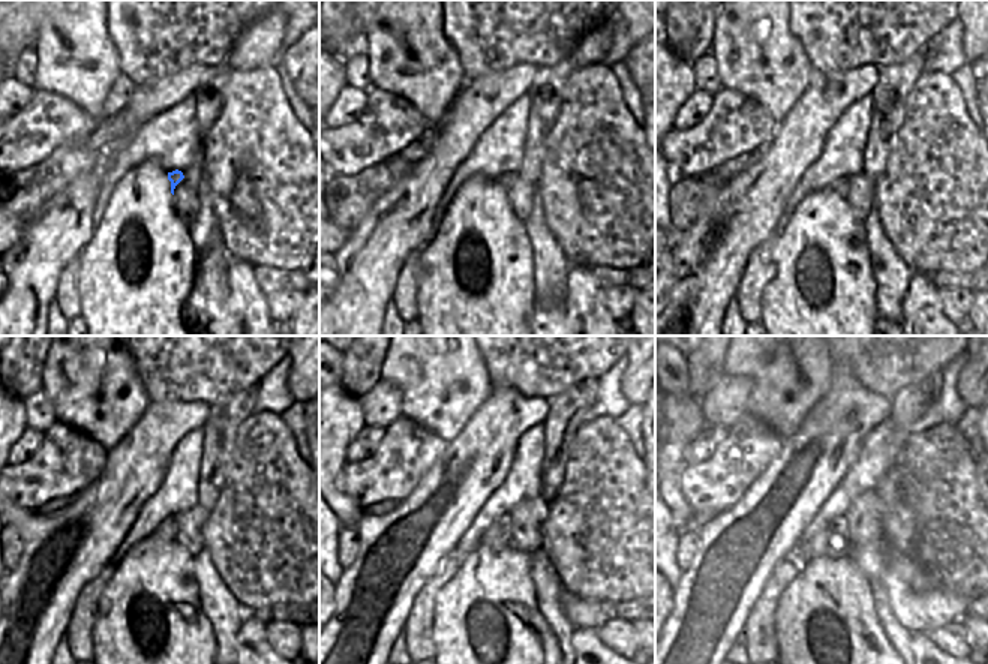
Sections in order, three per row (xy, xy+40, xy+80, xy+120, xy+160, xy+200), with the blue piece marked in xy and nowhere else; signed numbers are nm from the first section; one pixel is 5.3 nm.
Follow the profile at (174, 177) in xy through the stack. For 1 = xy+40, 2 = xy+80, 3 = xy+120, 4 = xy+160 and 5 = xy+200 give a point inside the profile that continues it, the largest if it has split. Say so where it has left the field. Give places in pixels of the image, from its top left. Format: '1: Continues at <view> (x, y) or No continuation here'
1: Continues at xy+40 (507, 182)
2: Continues at xy+80 (841, 185)
3: Continues at xy+120 (167, 531)
4: Continues at xy+160 (499, 535)
5: Continues at xy+200 (834, 541)

